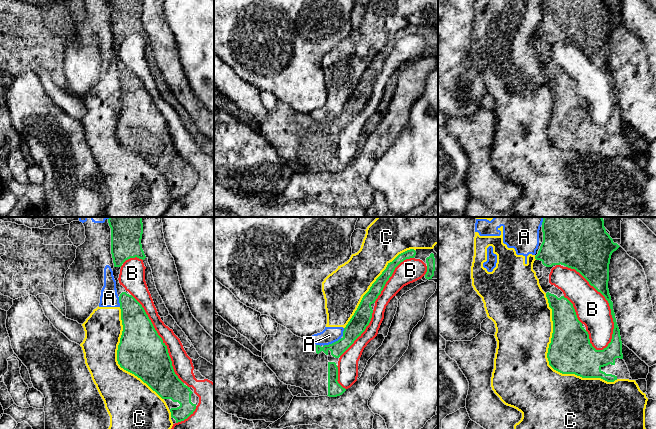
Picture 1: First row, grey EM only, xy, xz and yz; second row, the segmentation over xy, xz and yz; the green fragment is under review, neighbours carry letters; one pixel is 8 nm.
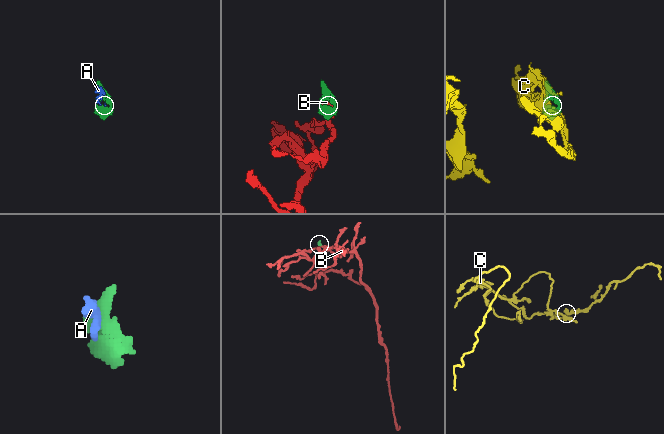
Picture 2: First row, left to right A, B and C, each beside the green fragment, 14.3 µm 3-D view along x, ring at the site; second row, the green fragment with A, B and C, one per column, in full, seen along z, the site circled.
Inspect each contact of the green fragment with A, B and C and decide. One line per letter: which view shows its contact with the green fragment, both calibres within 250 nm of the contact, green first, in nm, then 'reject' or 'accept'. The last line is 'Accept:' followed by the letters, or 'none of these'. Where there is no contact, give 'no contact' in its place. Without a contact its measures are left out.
A: xz | 150/140 nm | reject
B: yz | 180/280 nm | reject
C: yz | 360/480 nm | reject
Accept: none of these

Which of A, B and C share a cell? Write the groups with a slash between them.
A C / B

